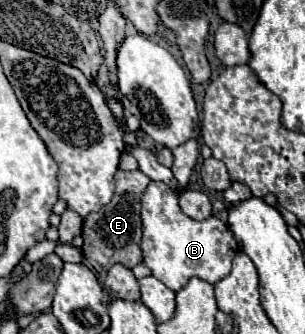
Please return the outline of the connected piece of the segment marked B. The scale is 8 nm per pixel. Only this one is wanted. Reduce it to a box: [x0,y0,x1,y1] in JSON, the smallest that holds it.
[140,182,238,292]

